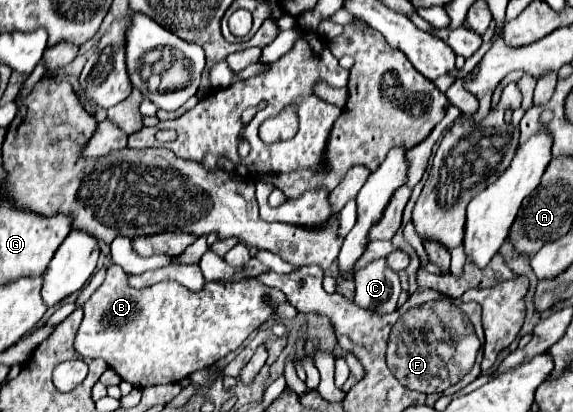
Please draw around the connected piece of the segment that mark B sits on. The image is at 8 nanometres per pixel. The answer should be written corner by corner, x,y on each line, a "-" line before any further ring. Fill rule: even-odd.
111,265
103,285
85,303
85,317
75,337
75,349
83,357
99,357
109,369
113,369
123,381
133,387
149,387
159,383
179,383
191,373
213,365
231,351
235,351
253,331
257,331
269,319
277,319
275,307
287,303
285,293
261,285
256,279
240,282
212,281
203,291
187,291
179,283
163,281
147,289
133,289
125,279
125,271
119,265

